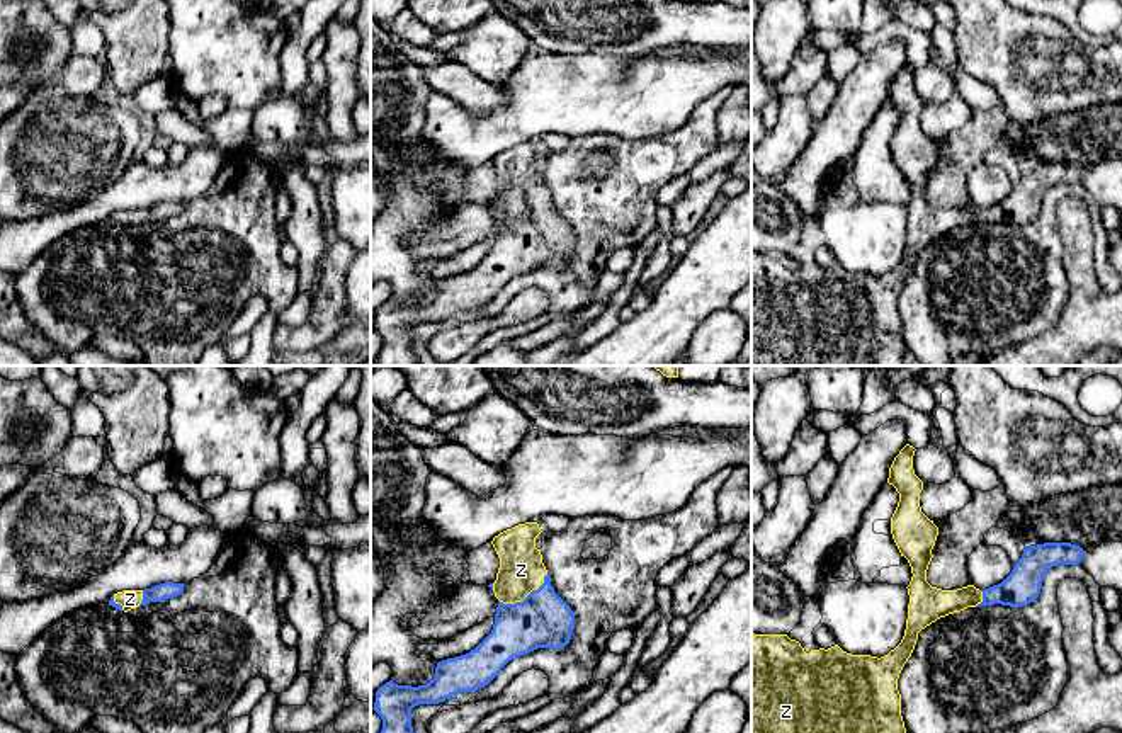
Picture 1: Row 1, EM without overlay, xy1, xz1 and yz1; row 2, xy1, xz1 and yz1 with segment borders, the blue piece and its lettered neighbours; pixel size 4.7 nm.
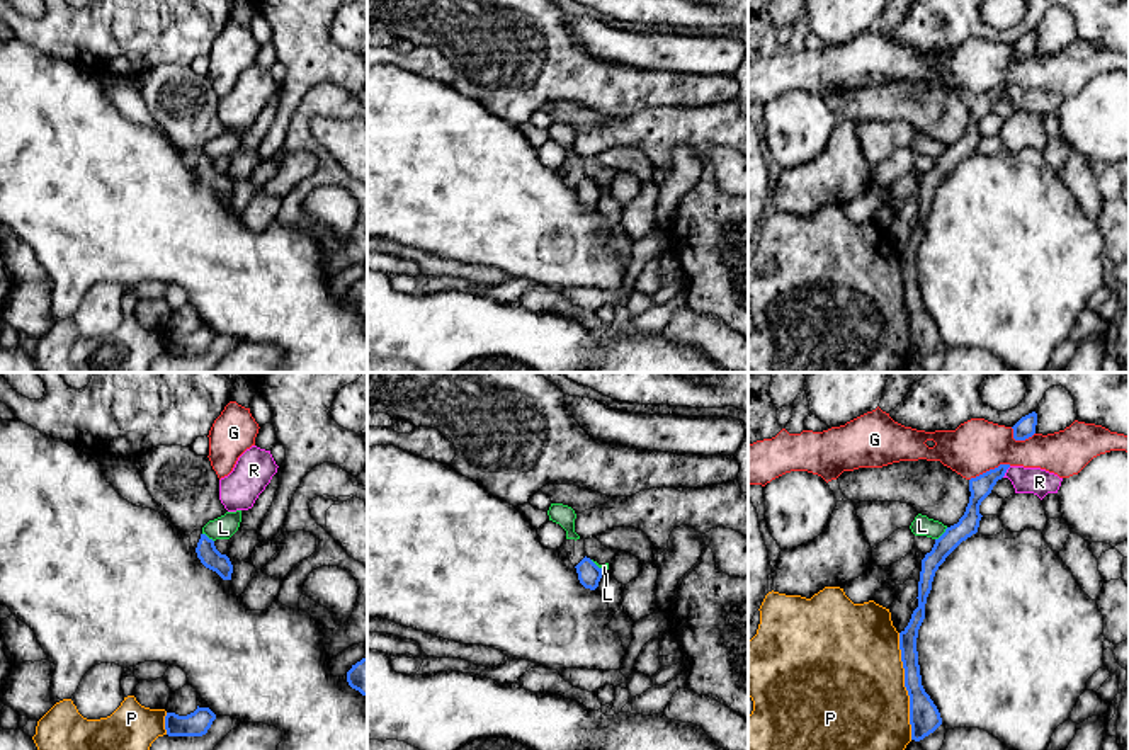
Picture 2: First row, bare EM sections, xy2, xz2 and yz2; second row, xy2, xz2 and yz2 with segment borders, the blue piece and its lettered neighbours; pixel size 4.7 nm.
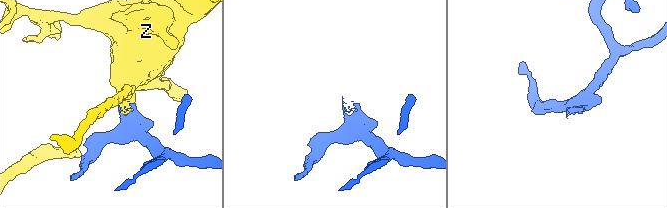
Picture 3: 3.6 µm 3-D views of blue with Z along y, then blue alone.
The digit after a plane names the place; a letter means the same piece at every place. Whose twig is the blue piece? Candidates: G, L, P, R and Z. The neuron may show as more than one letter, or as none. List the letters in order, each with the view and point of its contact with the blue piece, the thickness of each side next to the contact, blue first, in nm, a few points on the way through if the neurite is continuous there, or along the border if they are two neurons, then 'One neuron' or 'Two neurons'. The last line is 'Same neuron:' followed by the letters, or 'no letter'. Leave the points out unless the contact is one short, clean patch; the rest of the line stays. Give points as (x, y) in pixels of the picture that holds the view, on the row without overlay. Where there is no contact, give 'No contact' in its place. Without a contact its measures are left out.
G: Touches blue at yz2 (990, 89). Thickness 110 nm (blue) against 260 nm. Boundary: yz2 (1010, 84), (990, 87), (970, 99). Two neurons
L: Touches blue at yz2 (942, 153). Thickness 100 nm (blue) against 100 nm. Two neurons
P: Touches blue at yz2 (905, 305). Thickness 140 nm (blue) against 500 nm. Two neurons
R: Touches blue at yz2 (1005, 90). Thickness 110 nm (blue) against 130 nm. Boundary: yz2 (1010, 85), (1002, 96). Two neurons
Z: Touches blue at xz1 (527, 215). Thickness 280 nm (blue) against 220 nm. Path across: xz1 (543, 238), (527, 223), (527, 215), (521, 189). One neuron
Same neuron: Z

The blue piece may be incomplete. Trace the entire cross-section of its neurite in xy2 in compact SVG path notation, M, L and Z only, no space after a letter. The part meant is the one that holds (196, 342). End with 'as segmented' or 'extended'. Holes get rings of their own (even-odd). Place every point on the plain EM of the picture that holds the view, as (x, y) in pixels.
M197 325L197 328L187 335L167 332L165 349L168 355L202 355L214 338L216 333L209 327Z; as segmented

